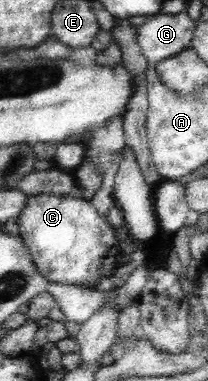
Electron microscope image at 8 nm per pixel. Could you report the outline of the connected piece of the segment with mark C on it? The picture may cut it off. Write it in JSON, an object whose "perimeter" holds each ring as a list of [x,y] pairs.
{"perimeter":[[[25,195],[23,207],[19,209],[16,220],[19,224],[19,238],[23,240],[31,252],[33,263],[38,272],[47,281],[64,283],[64,285],[84,286],[95,289],[102,279],[108,279],[121,263],[121,247],[114,228],[106,216],[100,215],[90,200],[74,198],[70,195]]]}

